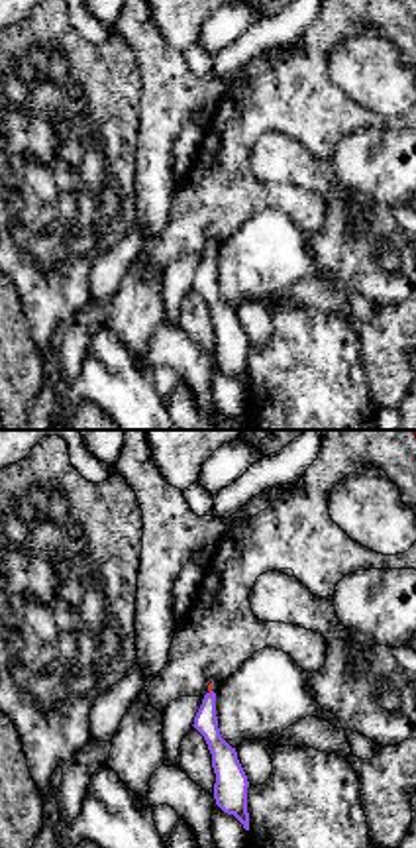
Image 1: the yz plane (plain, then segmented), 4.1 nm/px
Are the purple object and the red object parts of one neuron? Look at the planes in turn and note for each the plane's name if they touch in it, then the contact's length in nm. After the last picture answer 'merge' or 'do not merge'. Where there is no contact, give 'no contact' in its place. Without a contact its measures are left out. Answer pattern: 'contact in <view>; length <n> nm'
no contact

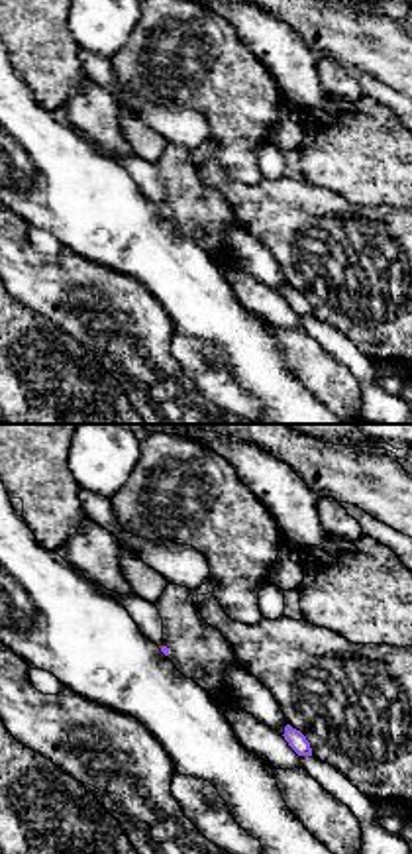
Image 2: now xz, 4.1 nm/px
no contact

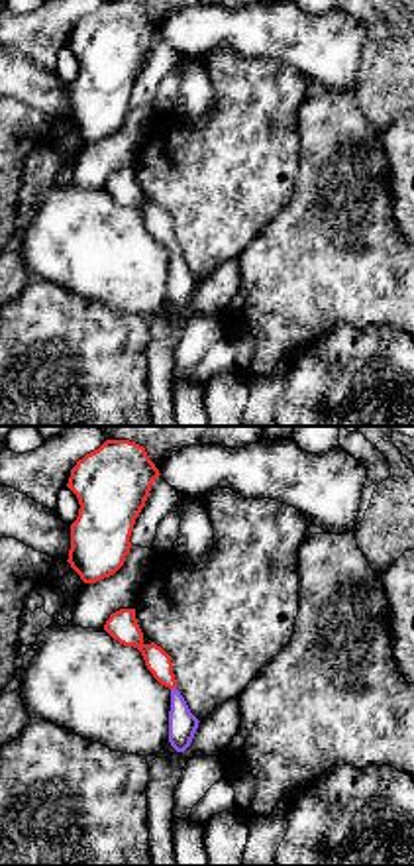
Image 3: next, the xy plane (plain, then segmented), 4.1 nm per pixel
contact in xy; length 30 nm

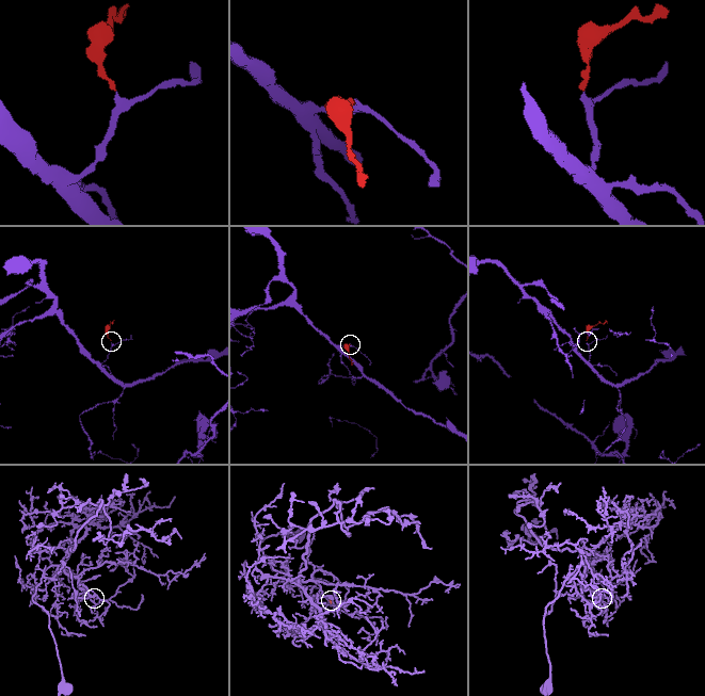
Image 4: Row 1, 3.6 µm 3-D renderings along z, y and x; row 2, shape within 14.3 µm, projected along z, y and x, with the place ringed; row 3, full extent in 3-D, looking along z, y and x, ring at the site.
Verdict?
merge

